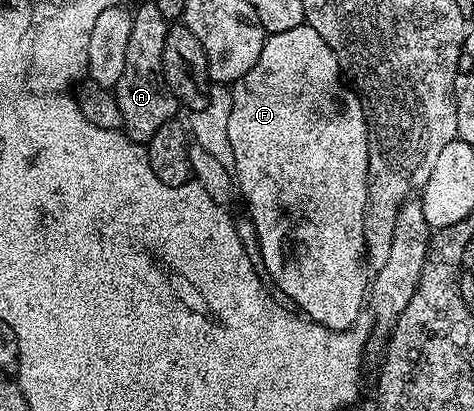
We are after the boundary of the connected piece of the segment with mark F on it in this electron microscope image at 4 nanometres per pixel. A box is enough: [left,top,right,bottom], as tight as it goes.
[227,22,371,331]

